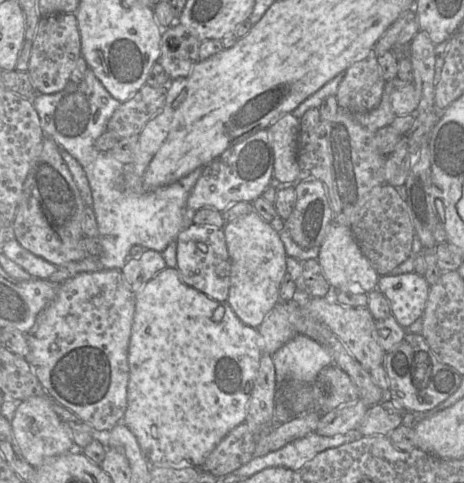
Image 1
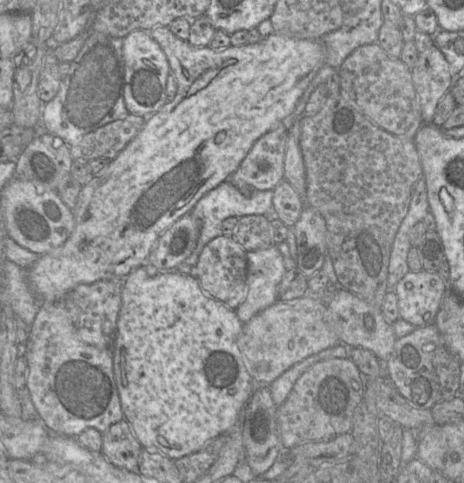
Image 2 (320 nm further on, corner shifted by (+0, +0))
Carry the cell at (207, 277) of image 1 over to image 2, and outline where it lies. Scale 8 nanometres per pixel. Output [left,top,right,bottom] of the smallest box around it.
[190,235,247,310]

